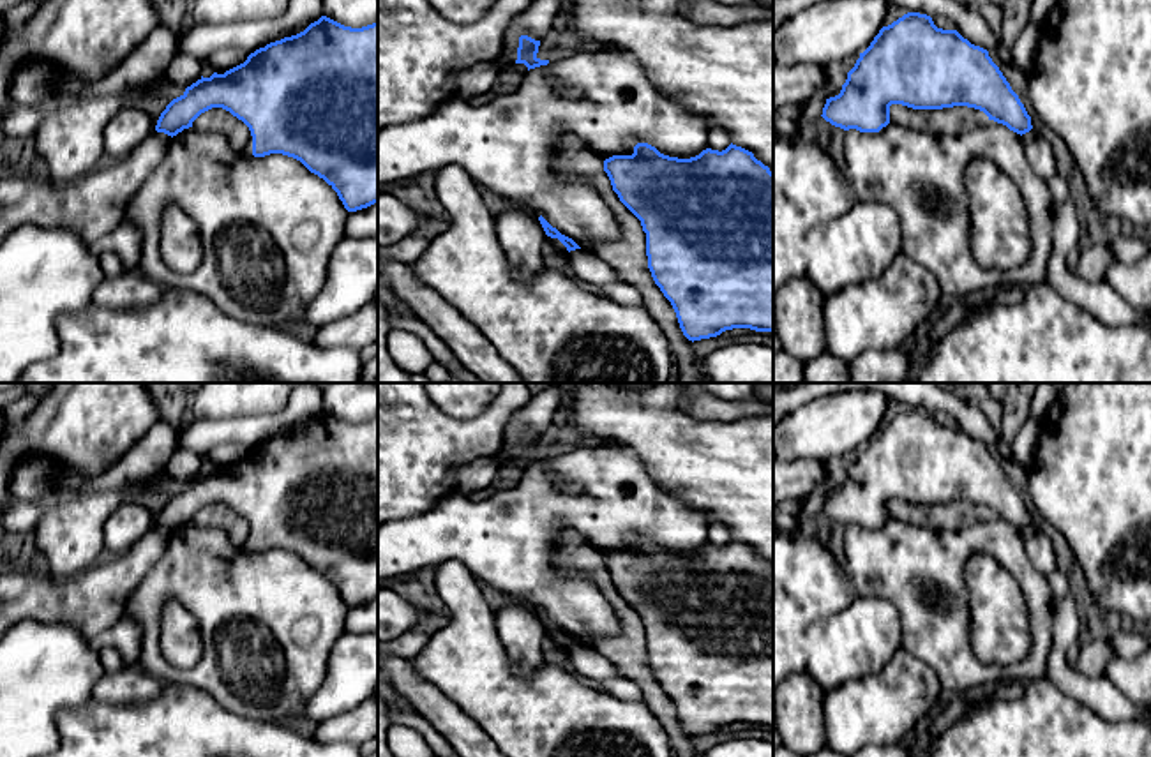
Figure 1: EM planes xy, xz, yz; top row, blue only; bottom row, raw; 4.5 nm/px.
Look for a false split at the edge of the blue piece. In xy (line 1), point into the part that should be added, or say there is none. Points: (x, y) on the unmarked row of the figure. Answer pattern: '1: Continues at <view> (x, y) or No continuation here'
1: No continuation here

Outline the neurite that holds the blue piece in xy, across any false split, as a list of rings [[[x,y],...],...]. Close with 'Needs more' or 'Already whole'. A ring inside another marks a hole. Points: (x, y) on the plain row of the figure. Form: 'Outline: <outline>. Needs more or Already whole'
Outline: [[[321,411],[304,427],[256,445],[224,469],[201,471],[166,501],[155,526],[173,533],[212,503],[229,506],[249,522],[254,552],[282,549],[300,556],[337,588],[348,607],[378,598],[378,416],[351,423]]]. Already whole

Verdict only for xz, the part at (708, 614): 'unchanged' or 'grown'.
unchanged

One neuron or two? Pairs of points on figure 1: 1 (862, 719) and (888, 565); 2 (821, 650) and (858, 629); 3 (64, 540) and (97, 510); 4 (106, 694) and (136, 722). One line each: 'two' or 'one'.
1: two
2: one
3: one
4: two

